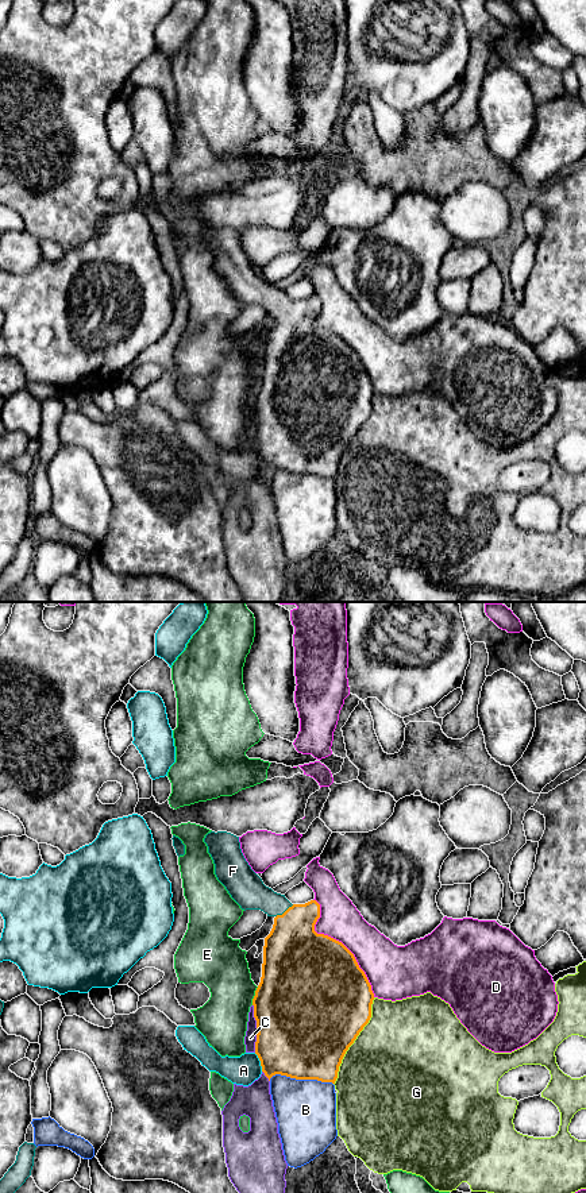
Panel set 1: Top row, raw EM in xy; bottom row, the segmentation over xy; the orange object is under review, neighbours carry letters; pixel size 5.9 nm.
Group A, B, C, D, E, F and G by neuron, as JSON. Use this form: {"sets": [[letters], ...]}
{"sets": [["A"], ["B"], ["C"], ["D"], ["E"], ["F"], ["G"]]}

